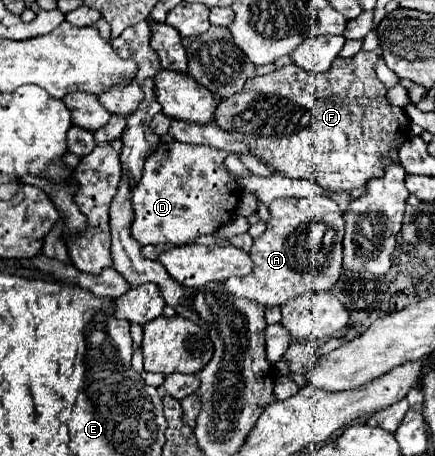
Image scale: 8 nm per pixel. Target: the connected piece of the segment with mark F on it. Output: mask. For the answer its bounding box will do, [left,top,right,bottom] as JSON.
[215,51,411,191]

